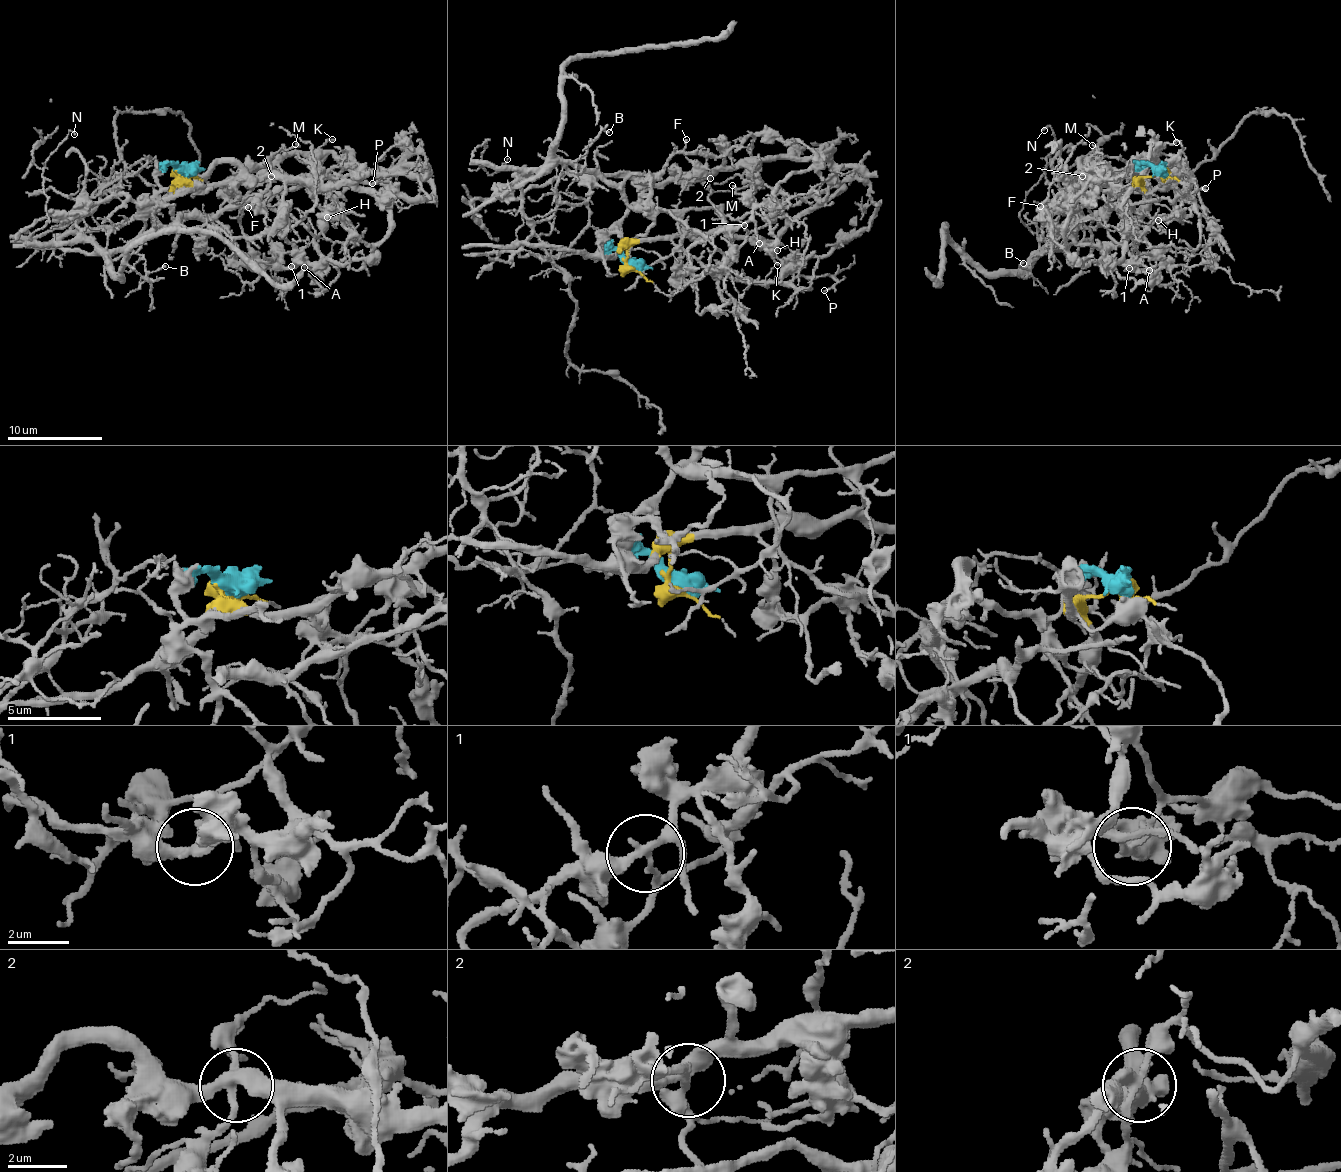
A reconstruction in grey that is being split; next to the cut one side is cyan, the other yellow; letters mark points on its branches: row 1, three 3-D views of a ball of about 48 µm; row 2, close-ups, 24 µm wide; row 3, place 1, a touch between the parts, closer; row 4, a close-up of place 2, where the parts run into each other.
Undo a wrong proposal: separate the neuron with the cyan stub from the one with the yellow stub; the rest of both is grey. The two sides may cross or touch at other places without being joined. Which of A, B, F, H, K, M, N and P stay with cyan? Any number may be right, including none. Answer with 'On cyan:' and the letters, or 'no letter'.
On cyan: A, B, H, N, P

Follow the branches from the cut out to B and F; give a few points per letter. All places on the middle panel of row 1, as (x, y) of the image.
B: (627, 266), (604, 238), (637, 200), (637, 186), (626, 176), (595, 182), (606, 184), (578, 166), (608, 133)
F: (627, 266), (627, 250), (640, 240), (721, 228), (709, 176), (685, 155), (687, 139)

